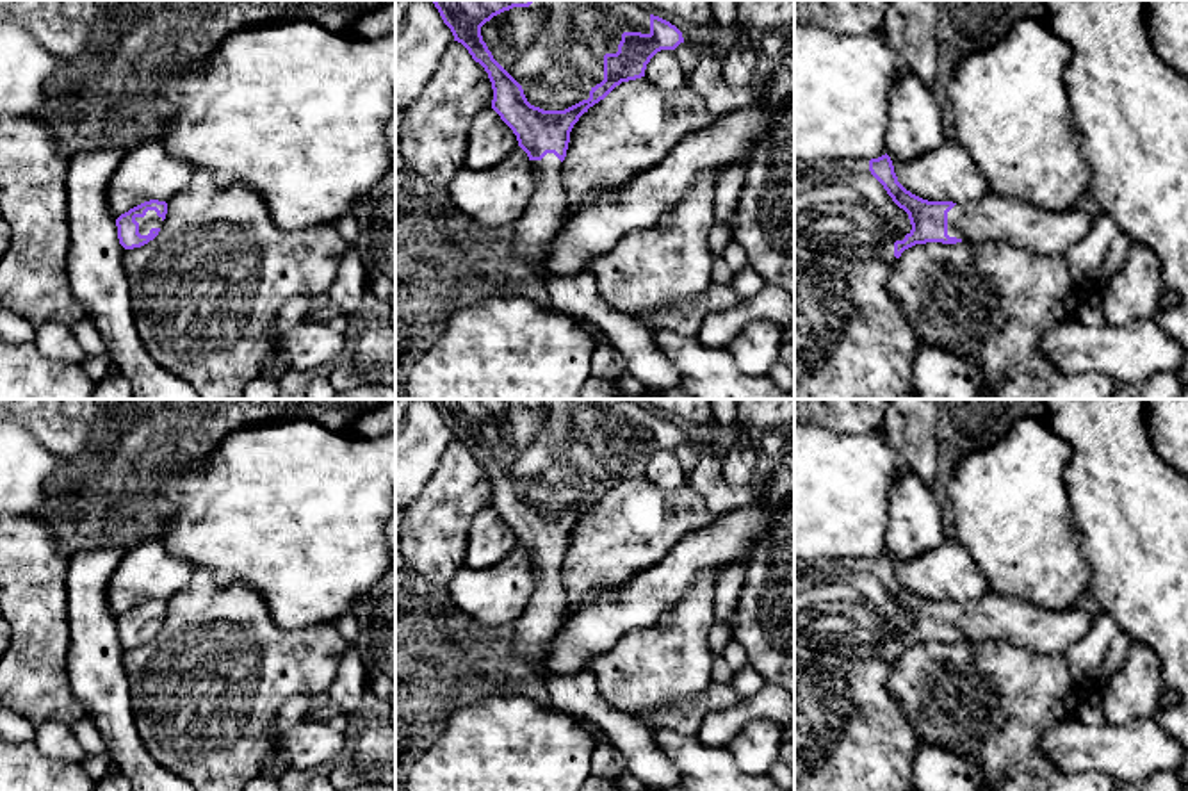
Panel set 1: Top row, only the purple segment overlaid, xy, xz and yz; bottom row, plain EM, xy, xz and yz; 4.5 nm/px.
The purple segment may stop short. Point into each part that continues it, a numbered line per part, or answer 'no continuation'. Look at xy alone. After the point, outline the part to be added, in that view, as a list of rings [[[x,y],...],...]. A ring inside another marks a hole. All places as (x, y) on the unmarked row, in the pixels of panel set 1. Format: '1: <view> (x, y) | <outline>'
1: xy (150, 619) | [[[148,609],[144,616],[135,616],[135,620],[139,622],[141,634],[148,634],[151,627],[162,625],[162,616],[155,609]]]

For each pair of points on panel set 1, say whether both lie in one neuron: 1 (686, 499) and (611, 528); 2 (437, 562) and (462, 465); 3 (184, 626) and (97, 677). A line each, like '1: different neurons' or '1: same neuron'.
1: same neuron
2: same neuron
3: different neurons

